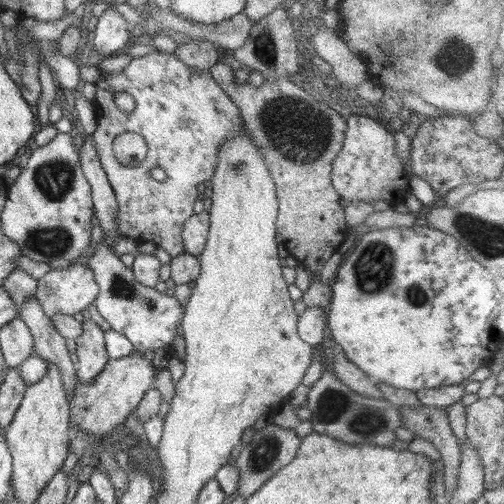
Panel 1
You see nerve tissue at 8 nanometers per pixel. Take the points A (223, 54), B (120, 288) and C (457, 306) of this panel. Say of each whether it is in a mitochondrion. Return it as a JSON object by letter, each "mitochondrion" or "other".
{"A":"other","B":"mitochondrion","C":"other"}

